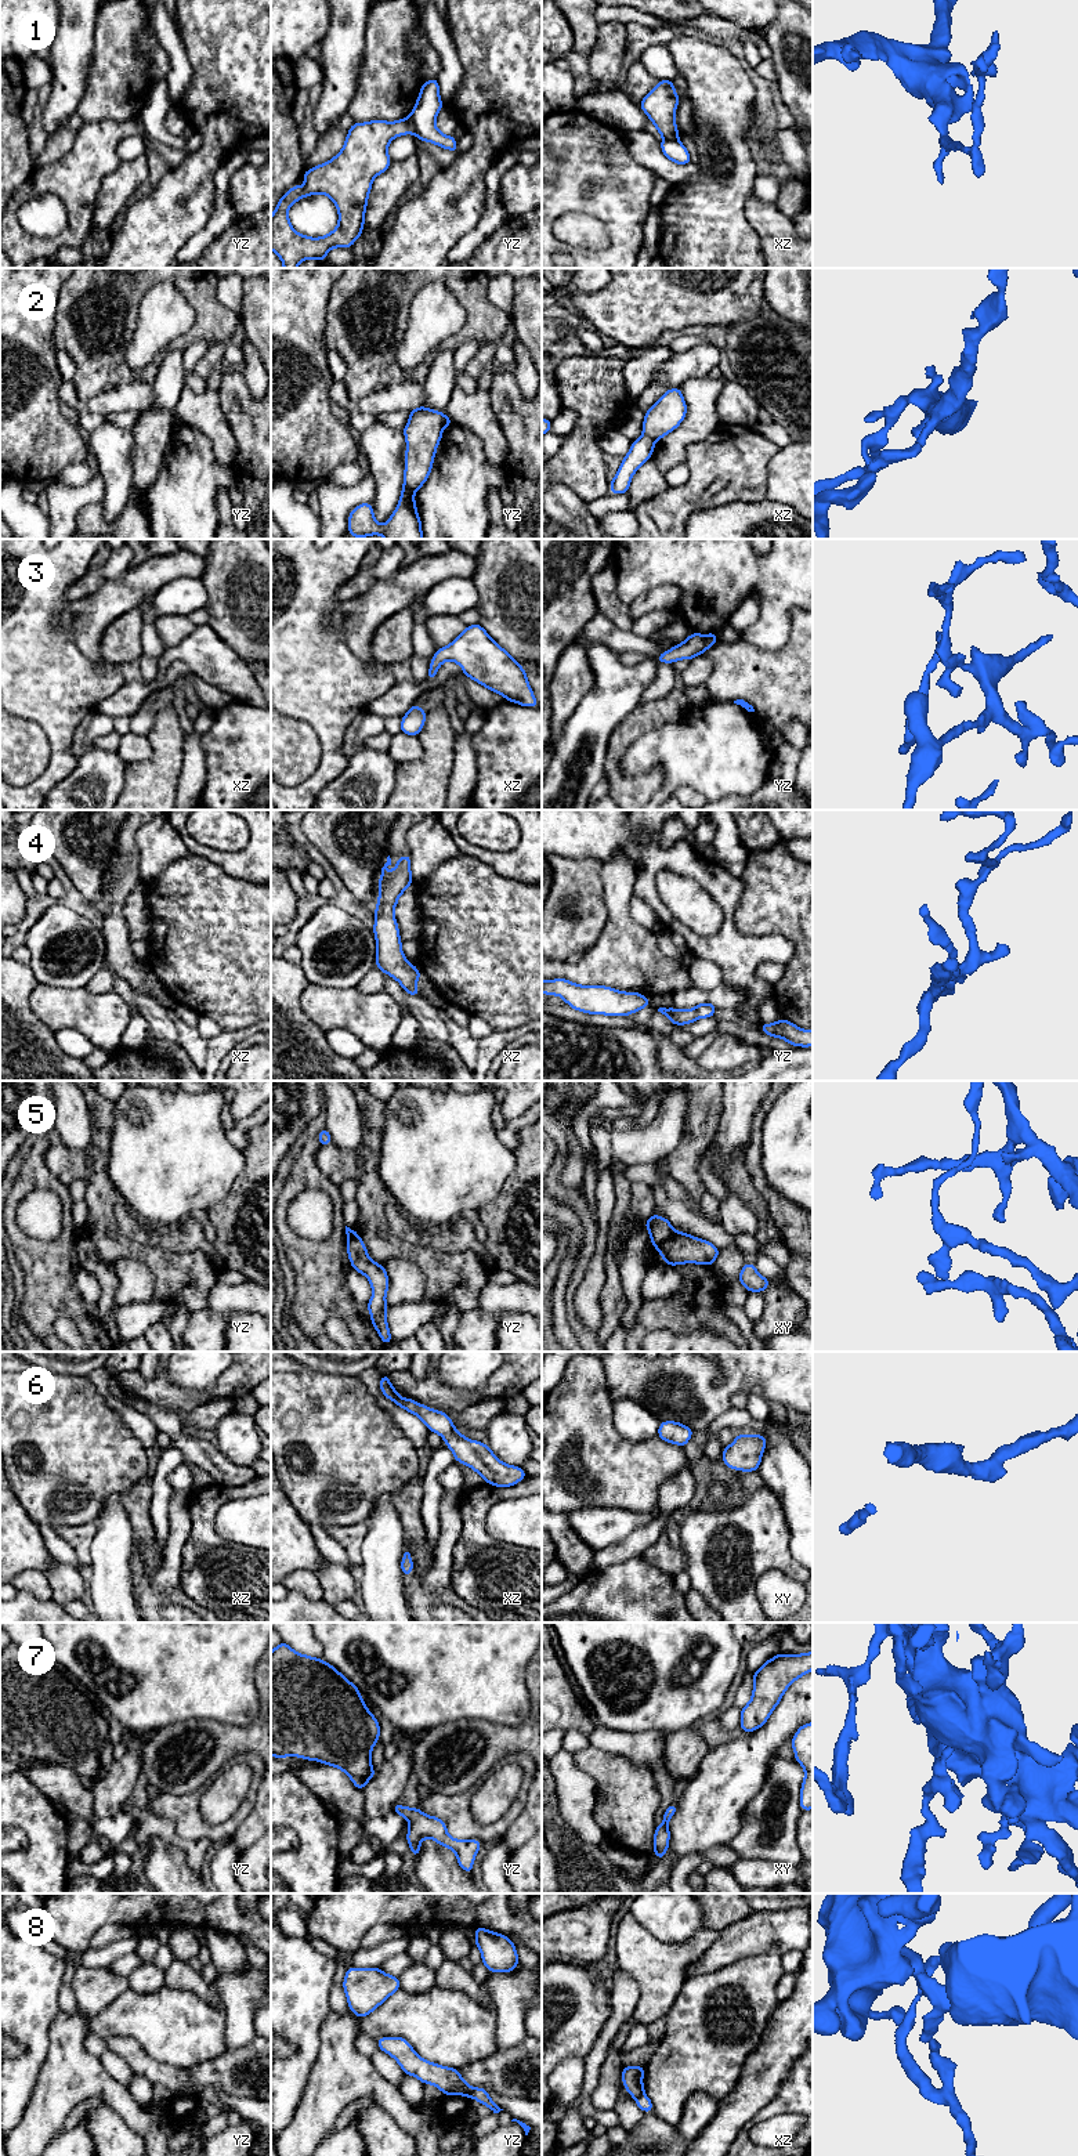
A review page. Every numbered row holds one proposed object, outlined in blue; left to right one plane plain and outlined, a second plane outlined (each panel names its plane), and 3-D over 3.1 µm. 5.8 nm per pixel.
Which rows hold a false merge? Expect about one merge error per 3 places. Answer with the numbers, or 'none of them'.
1, 2, 5, 8

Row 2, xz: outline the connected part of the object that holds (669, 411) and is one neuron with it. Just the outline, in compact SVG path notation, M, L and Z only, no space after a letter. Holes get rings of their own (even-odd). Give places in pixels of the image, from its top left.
M680 387L670 388L645 412L643 434L661 439L679 427L685 413L687 405Z

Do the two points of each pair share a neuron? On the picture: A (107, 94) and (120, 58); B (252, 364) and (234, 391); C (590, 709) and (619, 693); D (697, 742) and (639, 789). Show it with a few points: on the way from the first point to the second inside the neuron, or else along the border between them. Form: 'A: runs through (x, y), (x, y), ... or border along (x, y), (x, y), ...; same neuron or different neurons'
A: runs through (115, 86), (115, 67); same neuron
B: border along (241, 369), (248, 390), (256, 400); different neurons
C: runs through (597, 709), (601, 709), (612, 698); same neuron
D: border along (630, 776), (647, 773), (658, 767), (665, 778); different neurons

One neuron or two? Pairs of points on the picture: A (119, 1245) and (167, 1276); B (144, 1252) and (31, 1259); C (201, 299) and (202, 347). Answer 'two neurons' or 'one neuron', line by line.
A: one neuron
B: two neurons
C: two neurons

